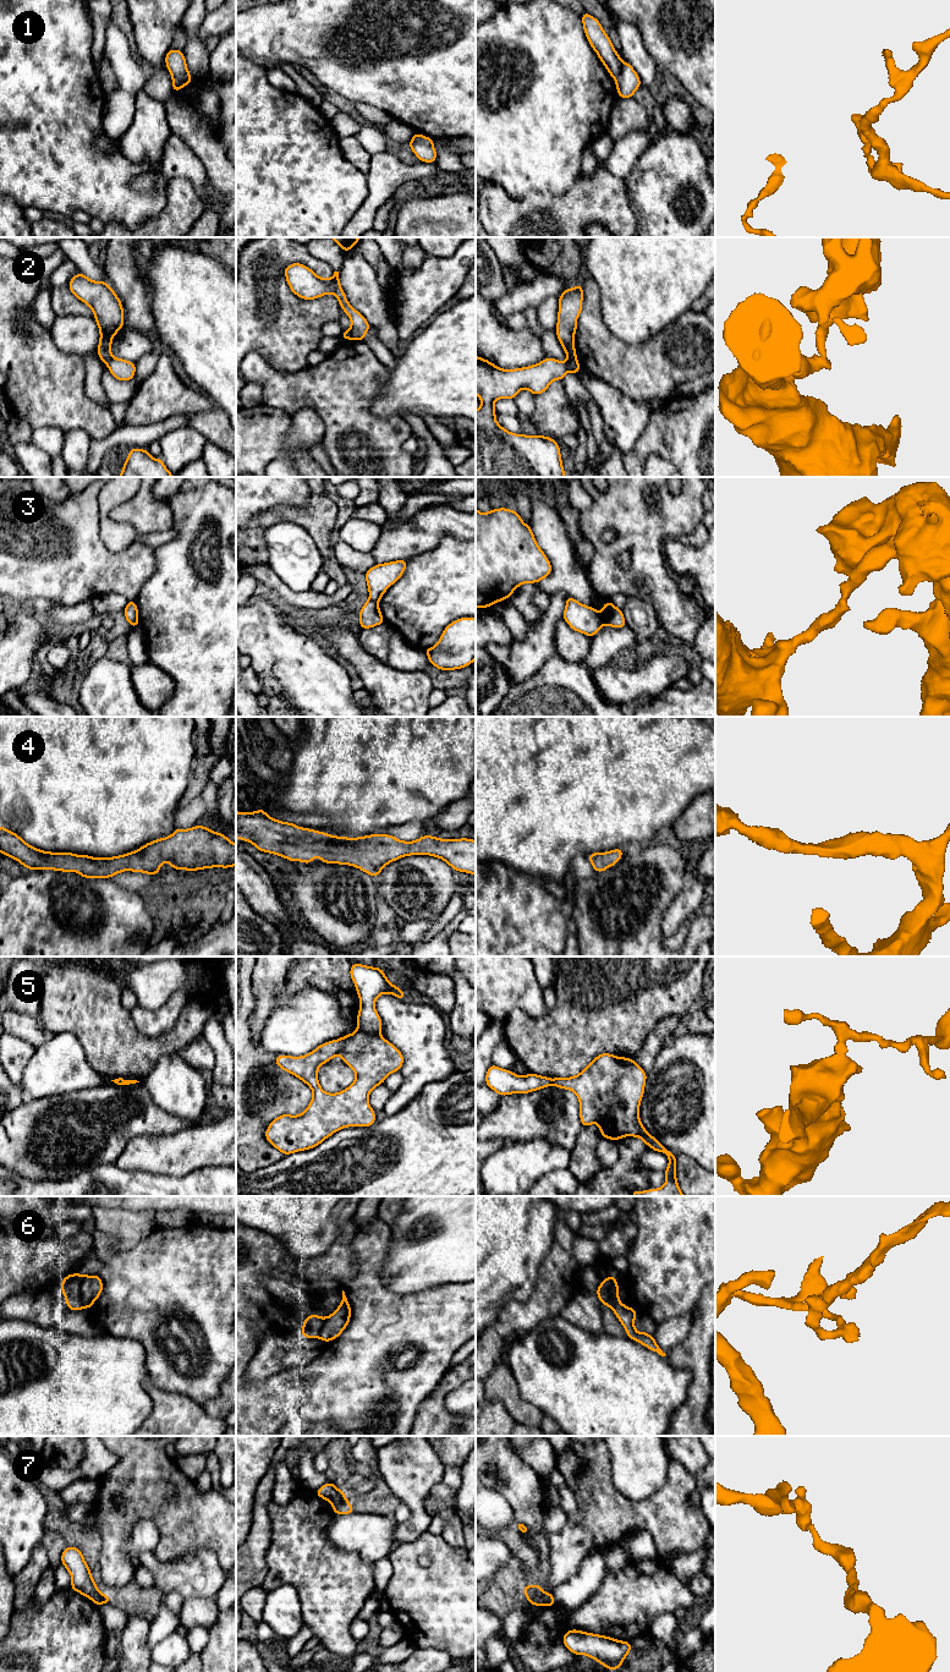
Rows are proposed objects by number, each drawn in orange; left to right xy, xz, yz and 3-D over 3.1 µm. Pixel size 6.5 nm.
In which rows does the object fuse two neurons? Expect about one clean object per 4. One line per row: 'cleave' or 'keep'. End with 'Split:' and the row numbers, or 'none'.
1: cleave
2: cleave
3: cleave
4: keep
5: cleave
6: cleave
7: cleave
Split: 1, 2, 3, 5, 6, 7

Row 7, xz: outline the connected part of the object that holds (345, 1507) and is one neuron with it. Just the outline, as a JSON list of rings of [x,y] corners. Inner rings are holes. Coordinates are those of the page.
[[[345,1500],[344,1502],[333,1506],[333,1512],[334,1514],[350,1514],[353,1513],[355,1509],[352,1508],[351,1503]]]

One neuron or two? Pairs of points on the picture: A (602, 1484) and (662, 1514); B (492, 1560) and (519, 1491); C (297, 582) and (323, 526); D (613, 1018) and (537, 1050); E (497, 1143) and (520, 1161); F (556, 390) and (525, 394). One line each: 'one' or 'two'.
A: one
B: two
C: two
D: one
E: two
F: two

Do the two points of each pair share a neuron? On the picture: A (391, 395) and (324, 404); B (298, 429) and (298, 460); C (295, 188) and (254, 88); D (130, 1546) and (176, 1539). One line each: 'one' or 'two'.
A: two
B: two
C: one
D: two

